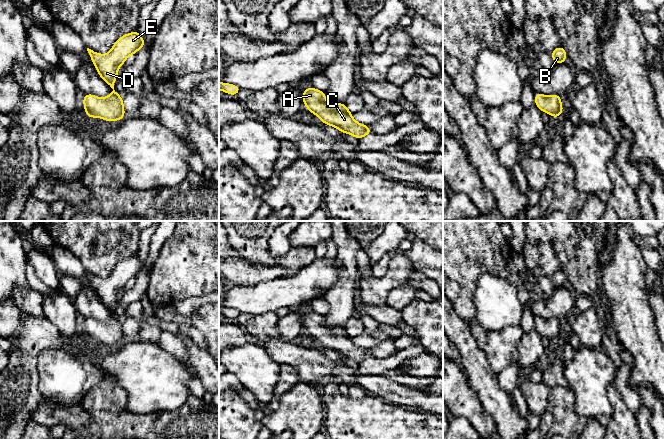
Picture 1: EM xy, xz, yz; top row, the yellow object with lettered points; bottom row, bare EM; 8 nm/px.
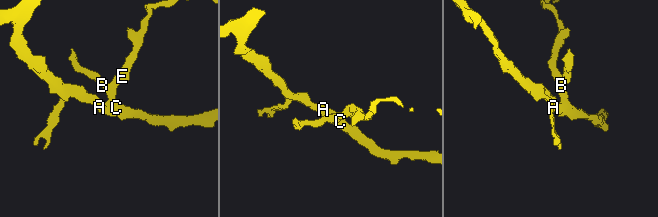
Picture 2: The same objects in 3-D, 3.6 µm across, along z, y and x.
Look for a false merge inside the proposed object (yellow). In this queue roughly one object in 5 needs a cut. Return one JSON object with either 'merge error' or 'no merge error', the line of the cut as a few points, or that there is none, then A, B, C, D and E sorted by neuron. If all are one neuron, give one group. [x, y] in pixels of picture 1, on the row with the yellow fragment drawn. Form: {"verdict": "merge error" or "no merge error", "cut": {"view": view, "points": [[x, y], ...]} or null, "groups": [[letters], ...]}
{"verdict": "no merge error", "cut": null, "groups": [["A", "B", "C", "D", "E"]]}

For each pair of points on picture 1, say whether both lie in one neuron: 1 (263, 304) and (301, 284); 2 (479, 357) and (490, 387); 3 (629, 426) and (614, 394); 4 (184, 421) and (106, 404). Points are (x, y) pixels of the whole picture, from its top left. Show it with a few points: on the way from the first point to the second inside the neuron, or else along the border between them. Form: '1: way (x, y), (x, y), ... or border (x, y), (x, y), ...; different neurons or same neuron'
1: way (272, 295), (279, 292), (292, 292); same neuron
2: way (479, 364), (479, 371), (484, 380); same neuron
3: way (621, 418), (617, 402); same neuron
4: way (165, 423), (125, 423); same neuron

